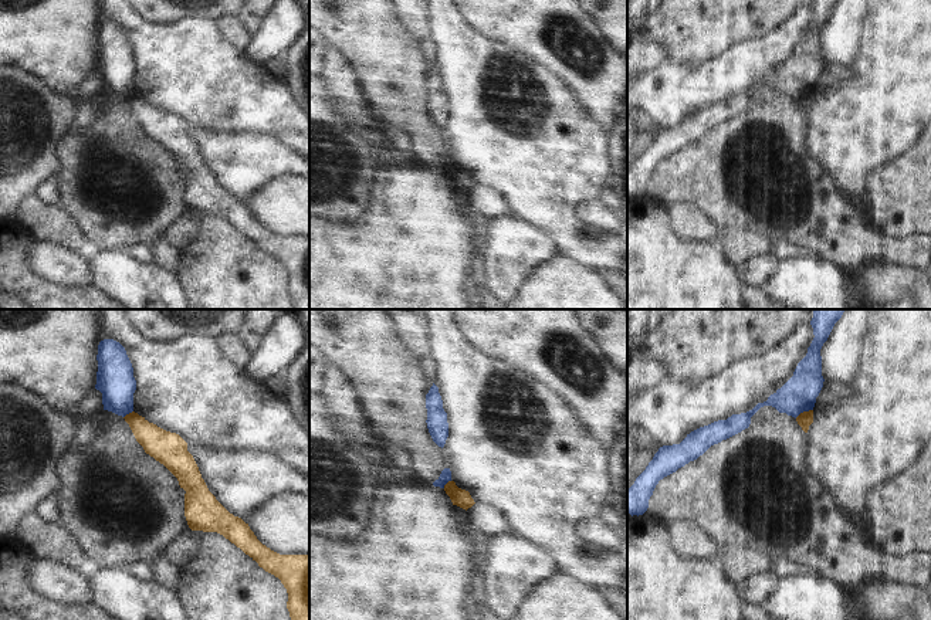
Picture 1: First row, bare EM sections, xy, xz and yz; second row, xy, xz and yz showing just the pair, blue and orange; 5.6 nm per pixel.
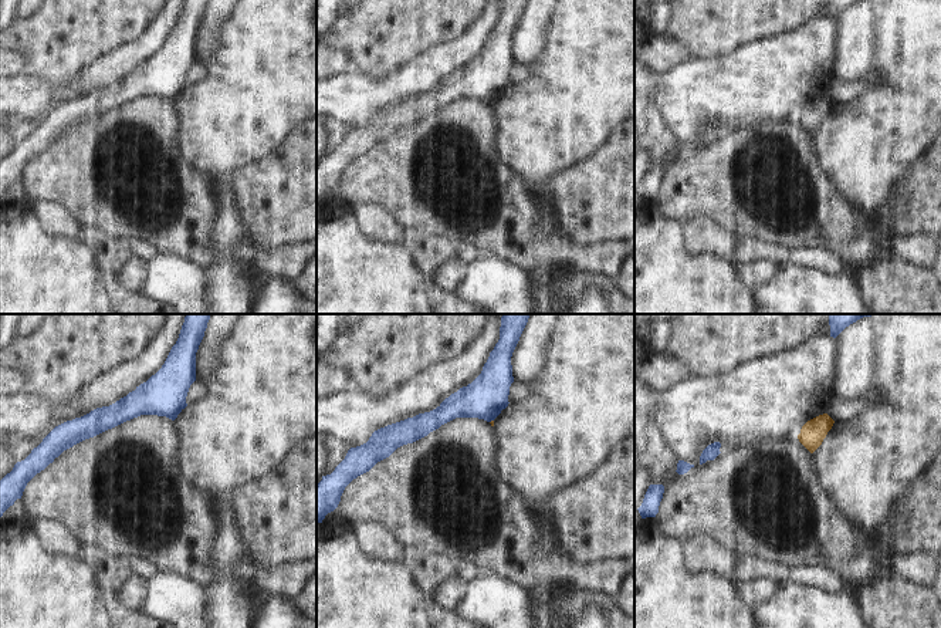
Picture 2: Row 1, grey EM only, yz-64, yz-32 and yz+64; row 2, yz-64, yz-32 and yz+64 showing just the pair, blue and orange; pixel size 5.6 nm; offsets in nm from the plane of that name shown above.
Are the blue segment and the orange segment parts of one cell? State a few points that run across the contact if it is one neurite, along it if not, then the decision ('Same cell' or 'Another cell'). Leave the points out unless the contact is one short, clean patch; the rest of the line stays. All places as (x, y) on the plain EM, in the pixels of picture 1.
Line: yz (812, 91), (803, 92), (795, 100). Another cell.

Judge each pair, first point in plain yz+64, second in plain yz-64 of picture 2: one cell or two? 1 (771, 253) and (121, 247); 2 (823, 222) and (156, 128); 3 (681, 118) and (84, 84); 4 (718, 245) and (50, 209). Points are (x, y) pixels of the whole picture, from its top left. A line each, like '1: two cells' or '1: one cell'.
1: one cell
2: one cell
3: one cell
4: one cell

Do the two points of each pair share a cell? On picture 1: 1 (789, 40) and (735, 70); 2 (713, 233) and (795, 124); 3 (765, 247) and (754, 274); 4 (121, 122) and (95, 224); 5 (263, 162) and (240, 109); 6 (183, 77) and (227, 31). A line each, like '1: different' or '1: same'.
1: same
2: different
3: different
4: same
5: different
6: different

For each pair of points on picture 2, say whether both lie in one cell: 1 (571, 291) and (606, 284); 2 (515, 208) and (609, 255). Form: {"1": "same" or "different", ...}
{"1": "same", "2": "same"}

